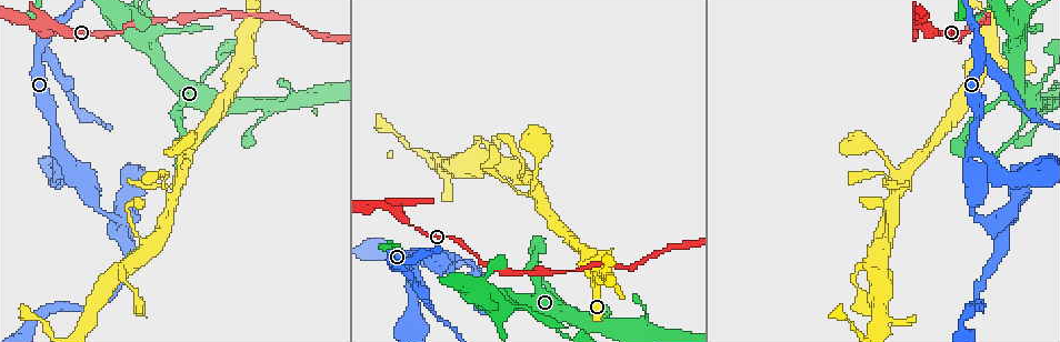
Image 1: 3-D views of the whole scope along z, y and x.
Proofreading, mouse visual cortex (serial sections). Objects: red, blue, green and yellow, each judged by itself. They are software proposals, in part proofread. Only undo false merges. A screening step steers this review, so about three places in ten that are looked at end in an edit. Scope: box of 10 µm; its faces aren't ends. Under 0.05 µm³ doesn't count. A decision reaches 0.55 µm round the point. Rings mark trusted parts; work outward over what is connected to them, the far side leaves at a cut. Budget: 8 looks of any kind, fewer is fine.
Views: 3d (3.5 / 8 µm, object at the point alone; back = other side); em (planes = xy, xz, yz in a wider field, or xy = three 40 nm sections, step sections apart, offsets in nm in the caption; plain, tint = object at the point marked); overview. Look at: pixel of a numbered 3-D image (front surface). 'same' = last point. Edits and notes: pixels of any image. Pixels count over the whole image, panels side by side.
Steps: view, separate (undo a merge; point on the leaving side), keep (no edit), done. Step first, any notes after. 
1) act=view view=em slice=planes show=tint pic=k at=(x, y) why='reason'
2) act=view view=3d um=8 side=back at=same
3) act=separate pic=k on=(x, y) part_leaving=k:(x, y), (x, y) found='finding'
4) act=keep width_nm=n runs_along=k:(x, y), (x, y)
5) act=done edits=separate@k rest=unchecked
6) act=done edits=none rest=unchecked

act=view view=3d um=3.5 pic=1 at=(923, 26)

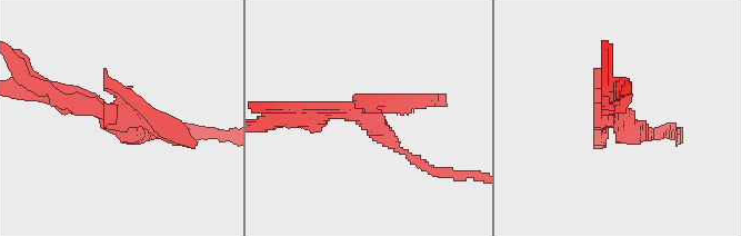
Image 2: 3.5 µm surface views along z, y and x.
act=view view=em slice=planes show=tint pic=2 at=(116, 120)

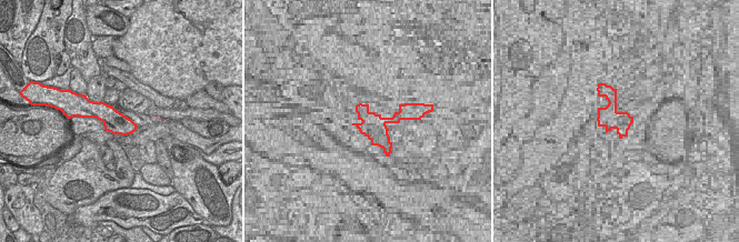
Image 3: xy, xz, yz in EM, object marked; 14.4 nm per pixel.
act=view view=em slice=xy step=2 show=tint at=same why='cut it another way'

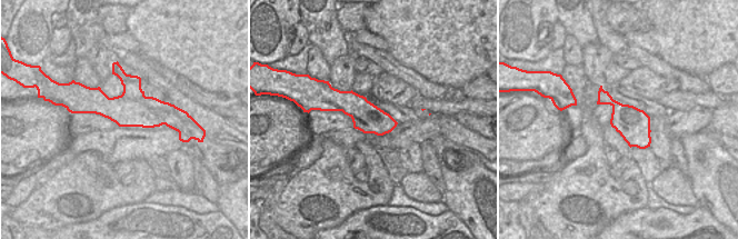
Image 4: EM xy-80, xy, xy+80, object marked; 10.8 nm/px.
act=separate pic=2 on=(171, 120) part_leaving=2:(132, 106), (197, 144) found='a second cell is stuck on'

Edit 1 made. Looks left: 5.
act=view view=overview

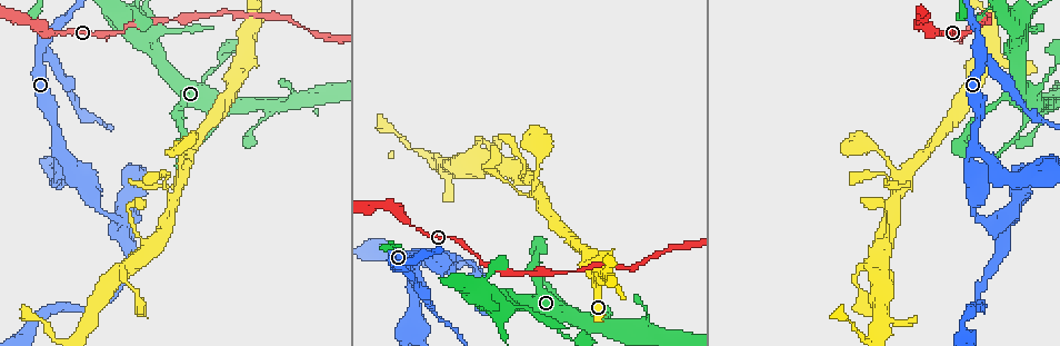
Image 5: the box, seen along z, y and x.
act=view view=3d um=8 pic=5 at=(903, 178) why='two arms in line, one across'

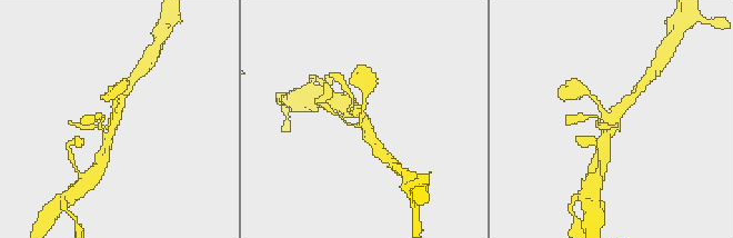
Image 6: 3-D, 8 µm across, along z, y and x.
act=view view=3d um=3.5 at=same

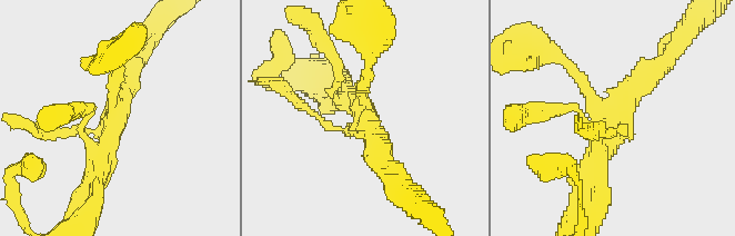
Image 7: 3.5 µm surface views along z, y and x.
act=view view=em slice=planes show=tint pic=7 at=(114, 116) why='need the tissue'

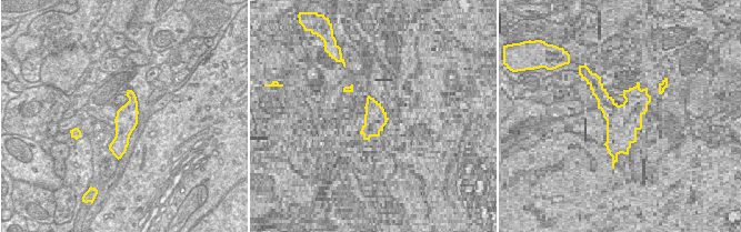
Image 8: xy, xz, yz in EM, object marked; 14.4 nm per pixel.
act=keep runs_along=8:(130, 93), (131, 107), (117, 151) found='all the same cell'

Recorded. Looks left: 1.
act=done edits=separate@2 rest=unchecked

